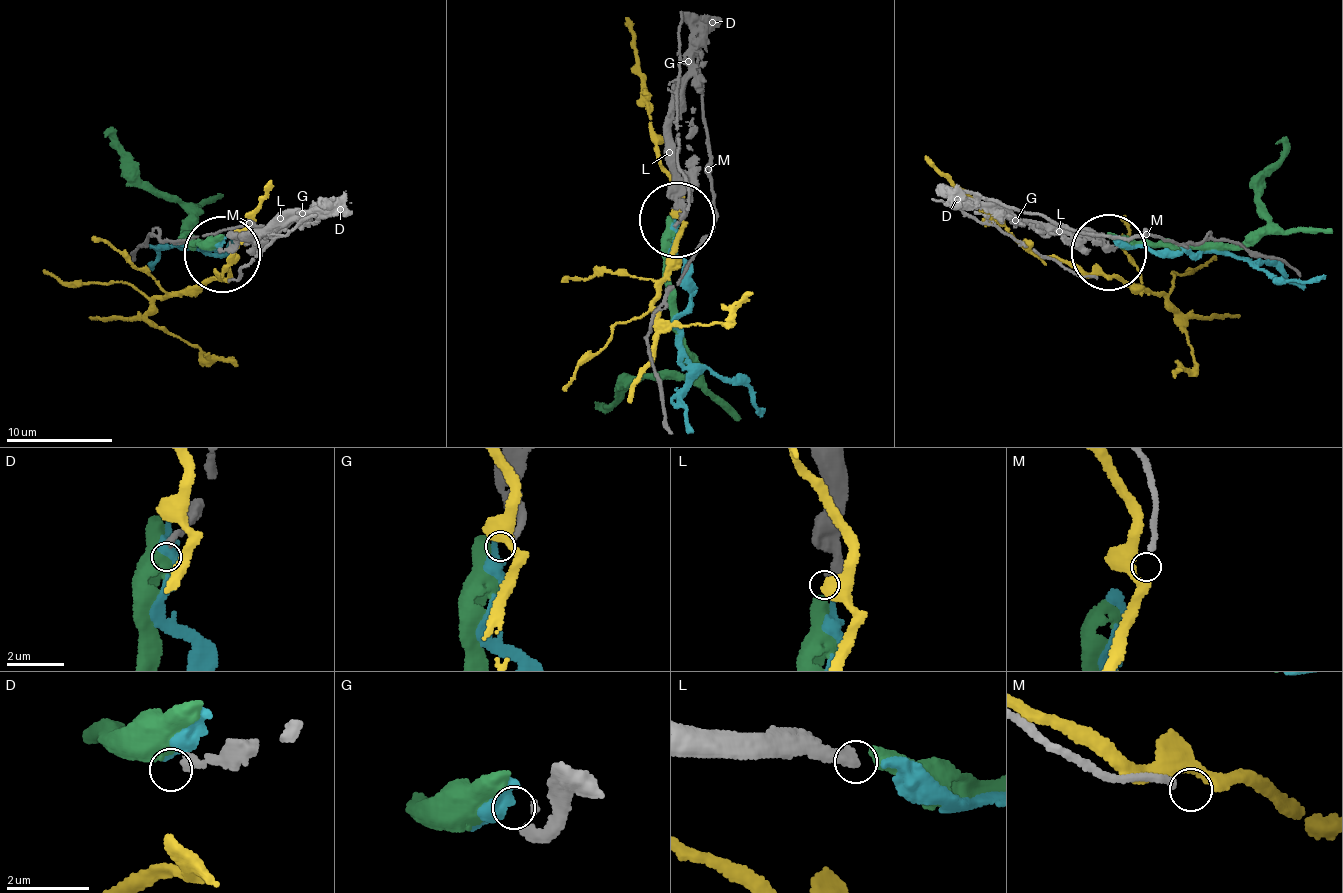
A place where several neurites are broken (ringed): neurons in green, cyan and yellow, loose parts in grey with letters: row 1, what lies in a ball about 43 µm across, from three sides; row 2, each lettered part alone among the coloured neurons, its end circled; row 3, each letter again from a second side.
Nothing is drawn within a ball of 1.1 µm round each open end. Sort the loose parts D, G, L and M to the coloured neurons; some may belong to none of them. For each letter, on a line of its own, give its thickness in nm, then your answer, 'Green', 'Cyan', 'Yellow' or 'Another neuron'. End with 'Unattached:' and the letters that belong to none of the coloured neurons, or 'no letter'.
D: Thickness 200 nm. Another neuron
G: Thickness 260 nm. Cyan
L: Thickness 320 nm. Green
M: Thickness 180 nm. Another neuron
Unattached: D, M

